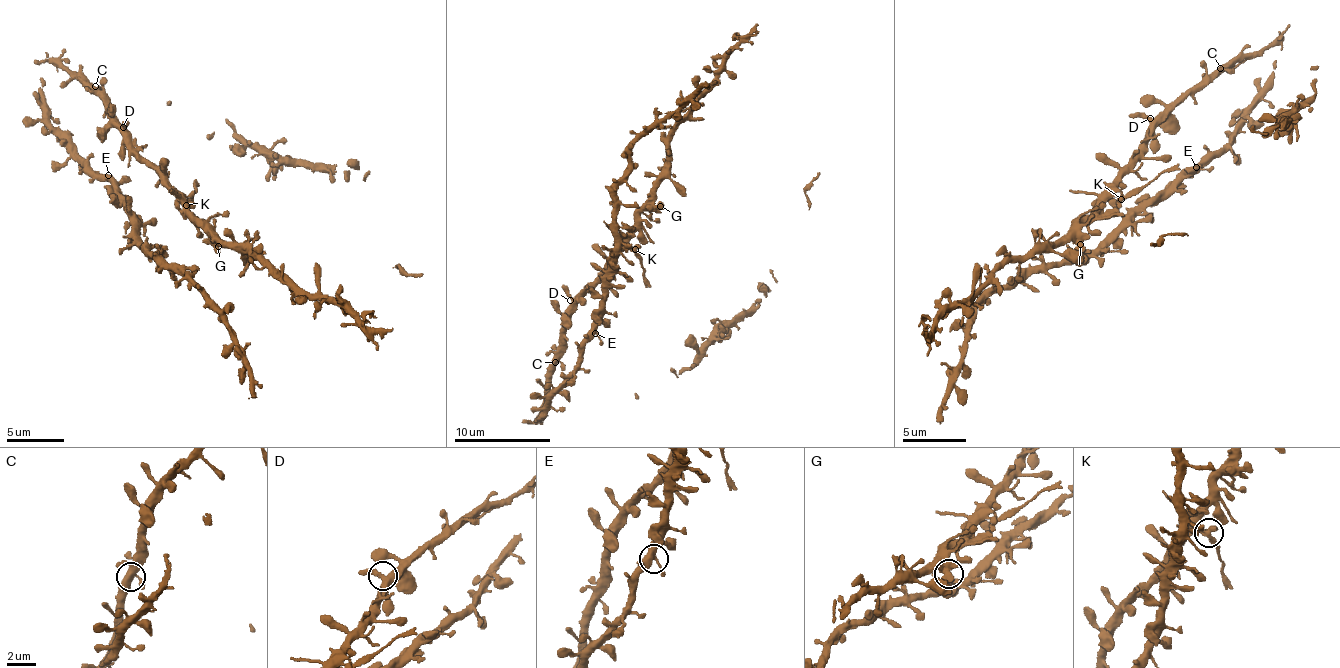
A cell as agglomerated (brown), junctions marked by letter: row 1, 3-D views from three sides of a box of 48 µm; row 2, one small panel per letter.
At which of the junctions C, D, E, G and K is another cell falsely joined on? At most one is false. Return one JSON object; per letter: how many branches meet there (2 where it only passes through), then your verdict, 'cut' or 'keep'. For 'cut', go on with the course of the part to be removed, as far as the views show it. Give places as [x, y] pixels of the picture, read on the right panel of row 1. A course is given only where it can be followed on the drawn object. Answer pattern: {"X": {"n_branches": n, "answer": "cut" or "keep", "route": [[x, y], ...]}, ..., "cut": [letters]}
{"C": {"n_branches": 3, "answer": "keep"}, "D": {"n_branches": 3, "answer": "keep"}, "E": {"n_branches": 3, "answer": "keep"}, "G": {"n_branches": 3, "answer": "keep"}, "K": {"n_branches": 3, "answer": "cut", "route": [[1122, 198], [1179, 163]]}, "cut": ["K"]}

